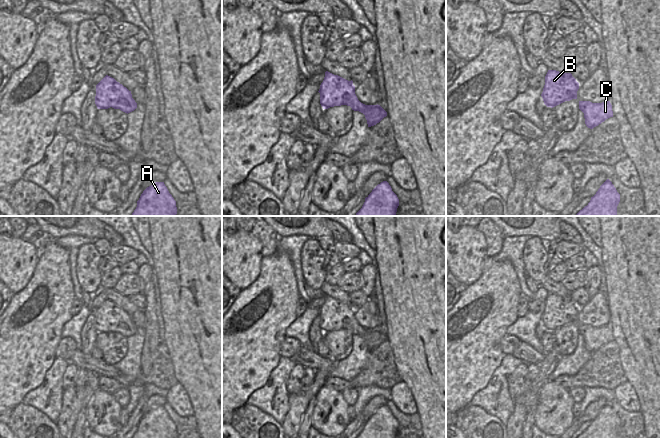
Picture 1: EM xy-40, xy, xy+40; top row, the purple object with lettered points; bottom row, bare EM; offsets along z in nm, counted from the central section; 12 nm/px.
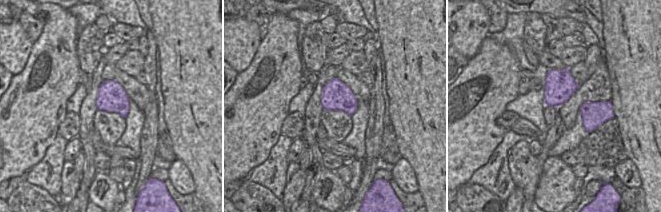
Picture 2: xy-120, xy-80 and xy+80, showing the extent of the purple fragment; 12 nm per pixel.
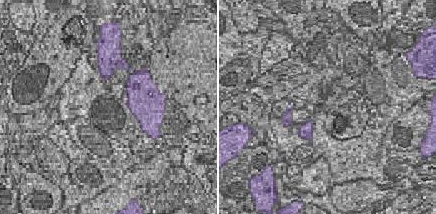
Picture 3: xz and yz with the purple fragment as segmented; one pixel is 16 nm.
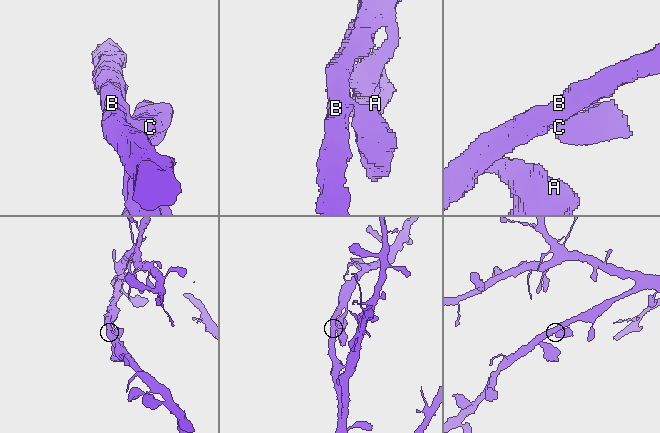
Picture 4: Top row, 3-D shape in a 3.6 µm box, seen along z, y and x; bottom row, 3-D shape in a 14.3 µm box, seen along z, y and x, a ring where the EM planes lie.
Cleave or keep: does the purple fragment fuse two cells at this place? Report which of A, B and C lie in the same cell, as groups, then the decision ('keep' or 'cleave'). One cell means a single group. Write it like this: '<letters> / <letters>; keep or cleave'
A B C; keep

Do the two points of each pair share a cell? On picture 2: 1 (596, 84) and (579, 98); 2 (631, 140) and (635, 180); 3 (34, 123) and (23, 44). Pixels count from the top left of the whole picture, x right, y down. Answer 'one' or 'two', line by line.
1: one
2: two
3: two

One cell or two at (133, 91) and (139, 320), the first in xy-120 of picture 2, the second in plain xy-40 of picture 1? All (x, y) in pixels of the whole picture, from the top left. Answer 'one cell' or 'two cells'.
two cells

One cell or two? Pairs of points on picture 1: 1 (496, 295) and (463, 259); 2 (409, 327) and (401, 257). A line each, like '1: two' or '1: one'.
1: two
2: one

